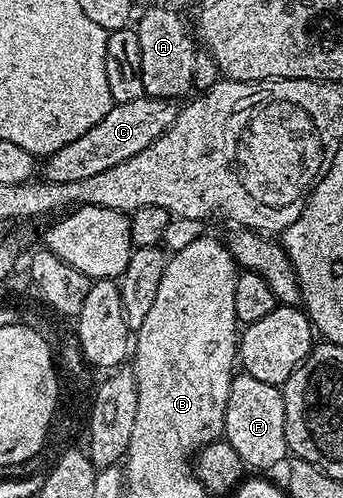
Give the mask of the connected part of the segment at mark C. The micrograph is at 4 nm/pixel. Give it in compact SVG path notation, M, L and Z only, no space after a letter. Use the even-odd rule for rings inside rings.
M144 97L137 101L128 103L117 103L111 106L109 113L89 129L89 133L83 133L77 141L71 141L65 145L65 149L57 149L57 153L46 156L48 183L68 183L69 181L81 181L85 177L93 177L97 173L105 173L105 169L113 169L113 165L121 165L121 161L129 161L129 157L134 157L136 153L141 153L141 149L149 149L157 137L161 137L173 125L173 121L179 116L180 104L169 99L152 99Z

